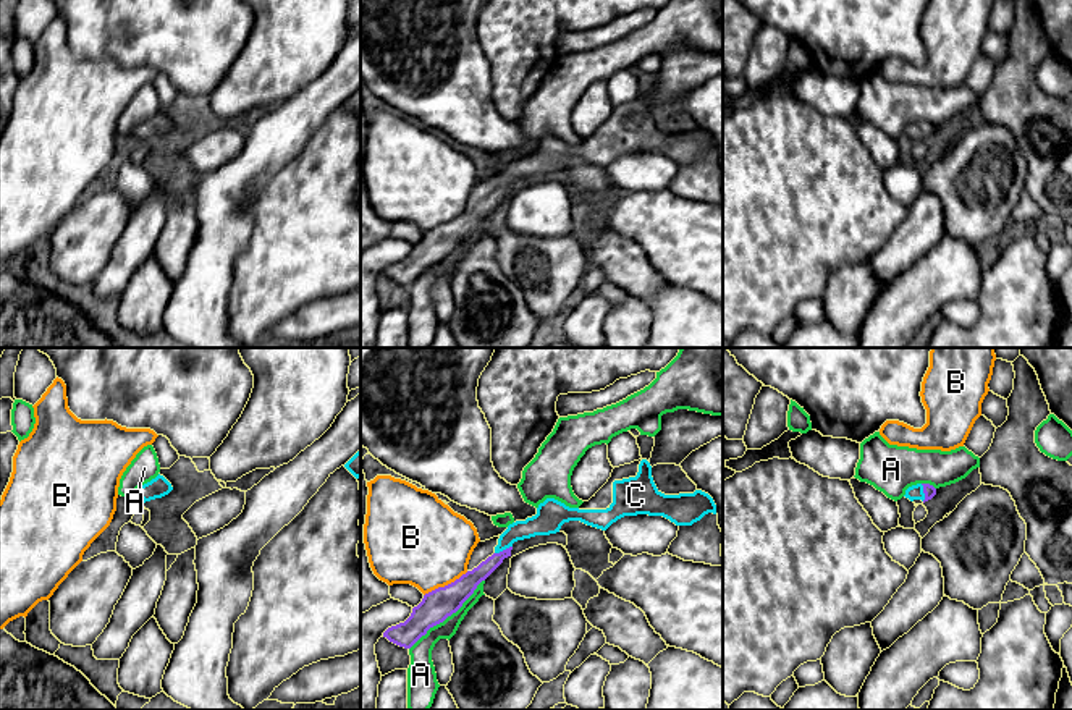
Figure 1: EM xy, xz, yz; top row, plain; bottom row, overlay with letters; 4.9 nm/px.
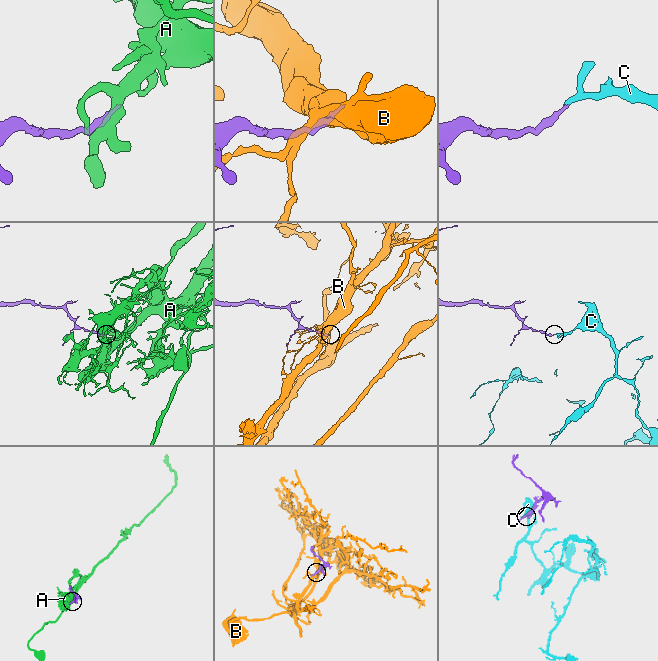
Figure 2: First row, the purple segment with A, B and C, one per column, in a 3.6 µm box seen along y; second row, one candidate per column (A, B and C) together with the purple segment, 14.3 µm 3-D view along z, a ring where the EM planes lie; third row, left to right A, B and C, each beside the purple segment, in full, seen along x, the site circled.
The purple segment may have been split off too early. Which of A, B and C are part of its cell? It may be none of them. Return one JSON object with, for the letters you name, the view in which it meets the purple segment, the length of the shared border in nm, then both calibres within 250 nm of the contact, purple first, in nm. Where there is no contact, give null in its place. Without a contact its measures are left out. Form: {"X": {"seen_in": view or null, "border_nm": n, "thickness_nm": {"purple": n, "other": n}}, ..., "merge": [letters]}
{"C": {"seen_in": "xz", "border_nm": 100, "thickness_nm": {"purple": 100, "other": 120}}, "merge": ["C"]}

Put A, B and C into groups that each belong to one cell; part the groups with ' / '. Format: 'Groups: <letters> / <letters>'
Groups: A / B / C

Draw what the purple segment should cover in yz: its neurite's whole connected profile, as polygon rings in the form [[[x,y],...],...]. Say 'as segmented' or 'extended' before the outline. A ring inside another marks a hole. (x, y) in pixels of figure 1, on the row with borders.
extended; [[[917,484],[905,490],[905,498],[910,501],[922,500],[923,503],[931,500],[936,495],[936,488],[930,484]]]

